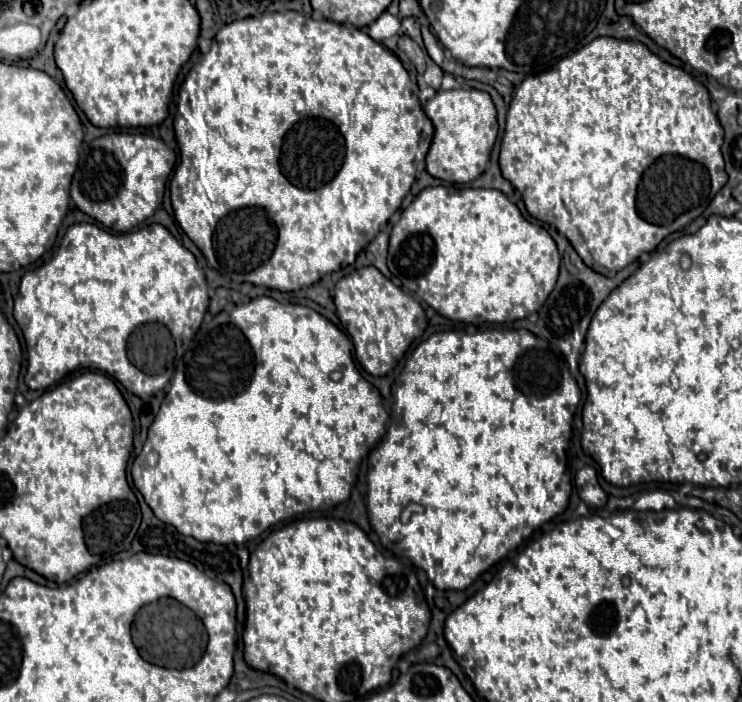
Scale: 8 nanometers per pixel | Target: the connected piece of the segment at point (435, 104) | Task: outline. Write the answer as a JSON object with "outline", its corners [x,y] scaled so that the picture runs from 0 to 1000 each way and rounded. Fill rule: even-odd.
{"outline":[[[590,128],[585,140],[571,148],[574,165],[585,177],[585,199],[574,222],[574,242],[593,256],[609,262],[628,262],[642,256],[658,228],[671,194],[668,154],[658,131],[650,128]]]}

